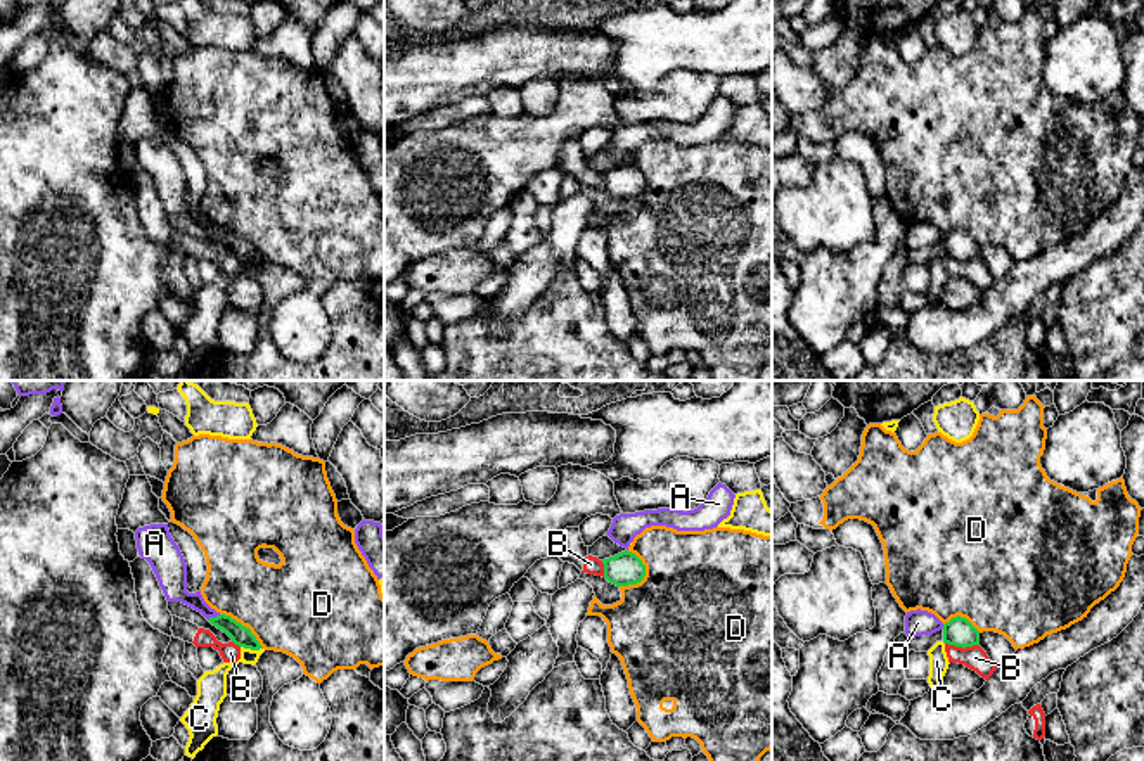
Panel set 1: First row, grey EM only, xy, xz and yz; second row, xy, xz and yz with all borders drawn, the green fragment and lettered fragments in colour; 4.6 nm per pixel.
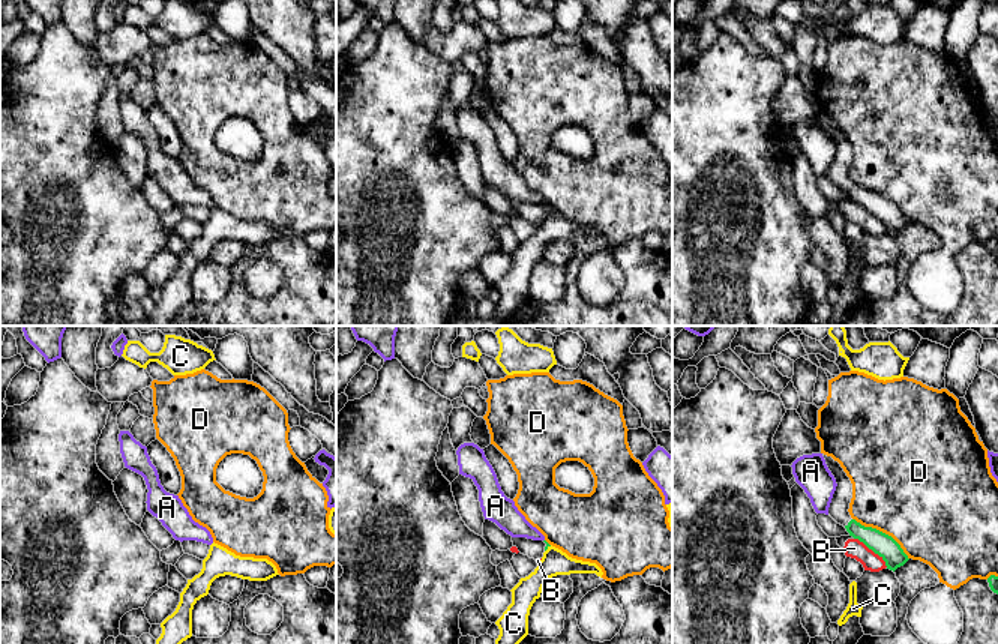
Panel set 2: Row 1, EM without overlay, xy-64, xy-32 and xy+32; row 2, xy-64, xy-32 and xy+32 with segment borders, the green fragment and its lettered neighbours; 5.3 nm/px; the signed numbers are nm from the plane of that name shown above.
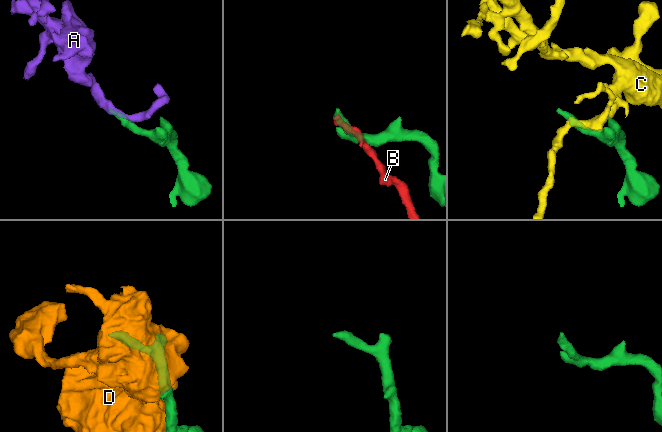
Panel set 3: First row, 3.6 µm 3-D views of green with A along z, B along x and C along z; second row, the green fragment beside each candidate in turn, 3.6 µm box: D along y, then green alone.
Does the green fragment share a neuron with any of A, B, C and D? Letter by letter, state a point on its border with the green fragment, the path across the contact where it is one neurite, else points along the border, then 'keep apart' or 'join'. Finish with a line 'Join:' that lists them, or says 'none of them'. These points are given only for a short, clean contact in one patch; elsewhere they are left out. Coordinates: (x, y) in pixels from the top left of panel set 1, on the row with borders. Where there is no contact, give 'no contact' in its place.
A: contact xy (213, 618); border xy (220, 614), (208, 620); keep apart
B: contact yz (963, 647); keep apart
C: contact xy (251, 649); keep apart
D: contact xz (644, 575); keep apart
Join: none of them

